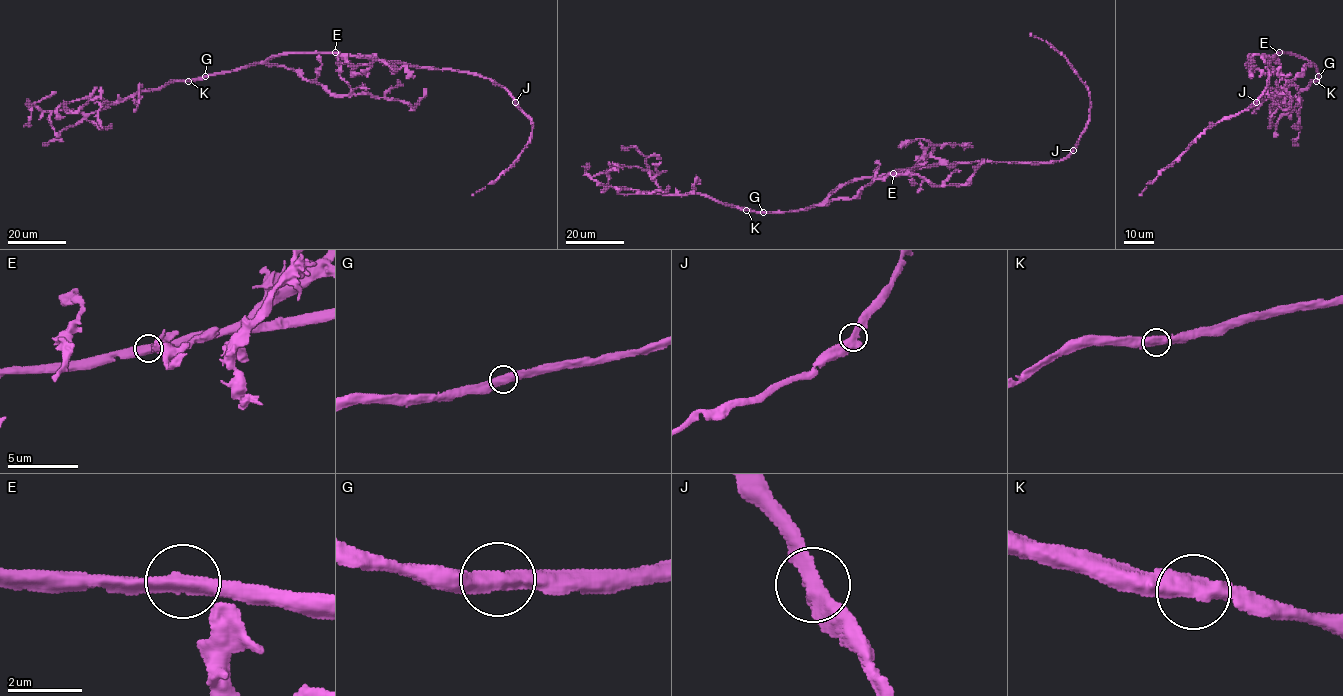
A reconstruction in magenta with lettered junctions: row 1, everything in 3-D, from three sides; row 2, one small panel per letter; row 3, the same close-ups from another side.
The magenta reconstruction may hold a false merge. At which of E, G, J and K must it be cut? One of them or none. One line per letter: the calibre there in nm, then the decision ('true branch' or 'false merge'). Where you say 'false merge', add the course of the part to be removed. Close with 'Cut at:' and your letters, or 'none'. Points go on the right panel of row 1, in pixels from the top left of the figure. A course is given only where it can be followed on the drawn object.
E: calibre 480 nm; true branch
G: calibre 500 nm; true branch
J: calibre 480 nm; true branch
K: calibre 500 nm; true branch
Cut at: none

